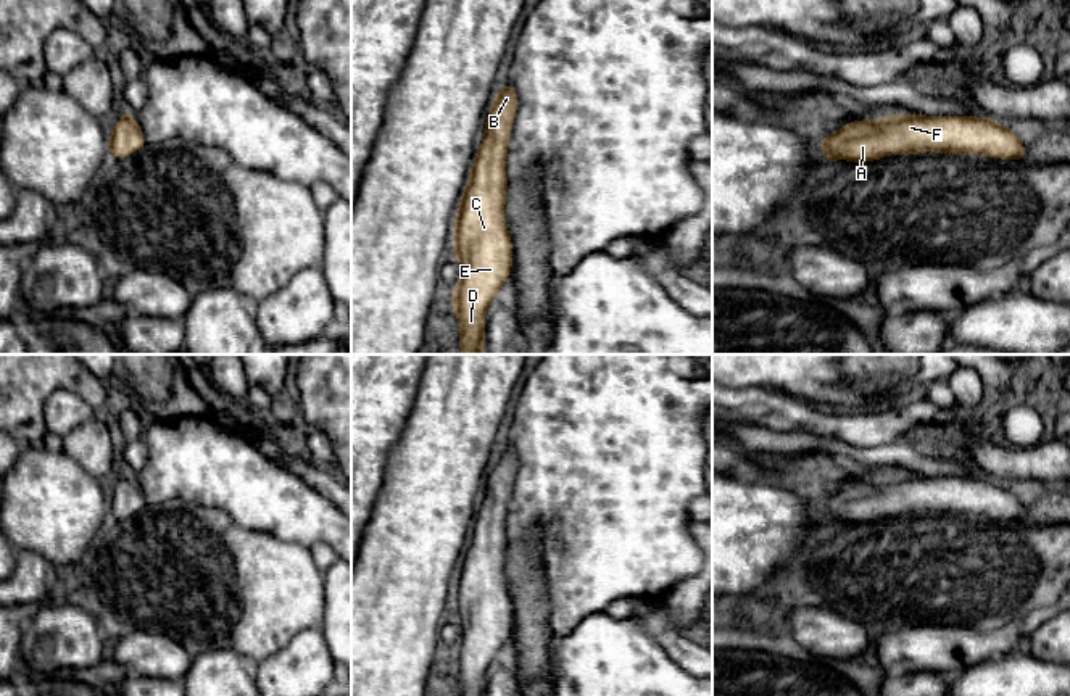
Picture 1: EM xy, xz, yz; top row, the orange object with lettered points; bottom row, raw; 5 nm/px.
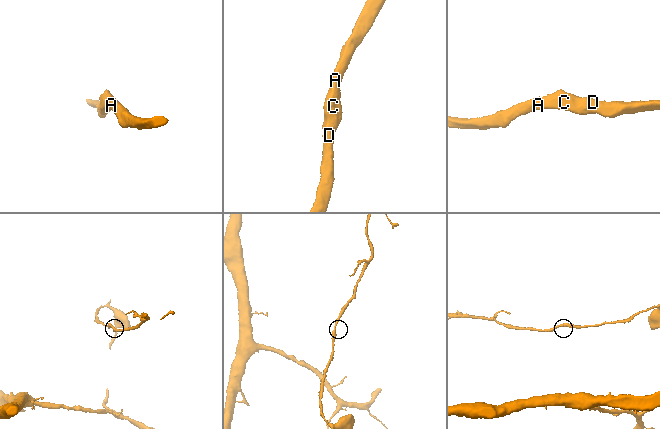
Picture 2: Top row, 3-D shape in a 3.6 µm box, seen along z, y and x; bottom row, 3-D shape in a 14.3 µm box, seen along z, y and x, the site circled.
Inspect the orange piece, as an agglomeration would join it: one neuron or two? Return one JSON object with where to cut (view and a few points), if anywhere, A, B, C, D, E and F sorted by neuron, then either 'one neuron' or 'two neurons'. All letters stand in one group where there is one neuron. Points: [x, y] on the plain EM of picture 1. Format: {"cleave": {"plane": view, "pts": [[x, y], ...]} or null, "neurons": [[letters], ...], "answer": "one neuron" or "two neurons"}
{"cleave": null, "neurons": [["A", "B", "C", "D", "E", "F"]], "answer": "one neuron"}

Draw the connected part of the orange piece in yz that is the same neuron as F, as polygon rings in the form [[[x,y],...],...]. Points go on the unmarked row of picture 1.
[[[891,475],[846,485],[820,499],[825,522],[867,524],[925,512],[1026,520],[1025,504],[997,482],[975,477]]]

